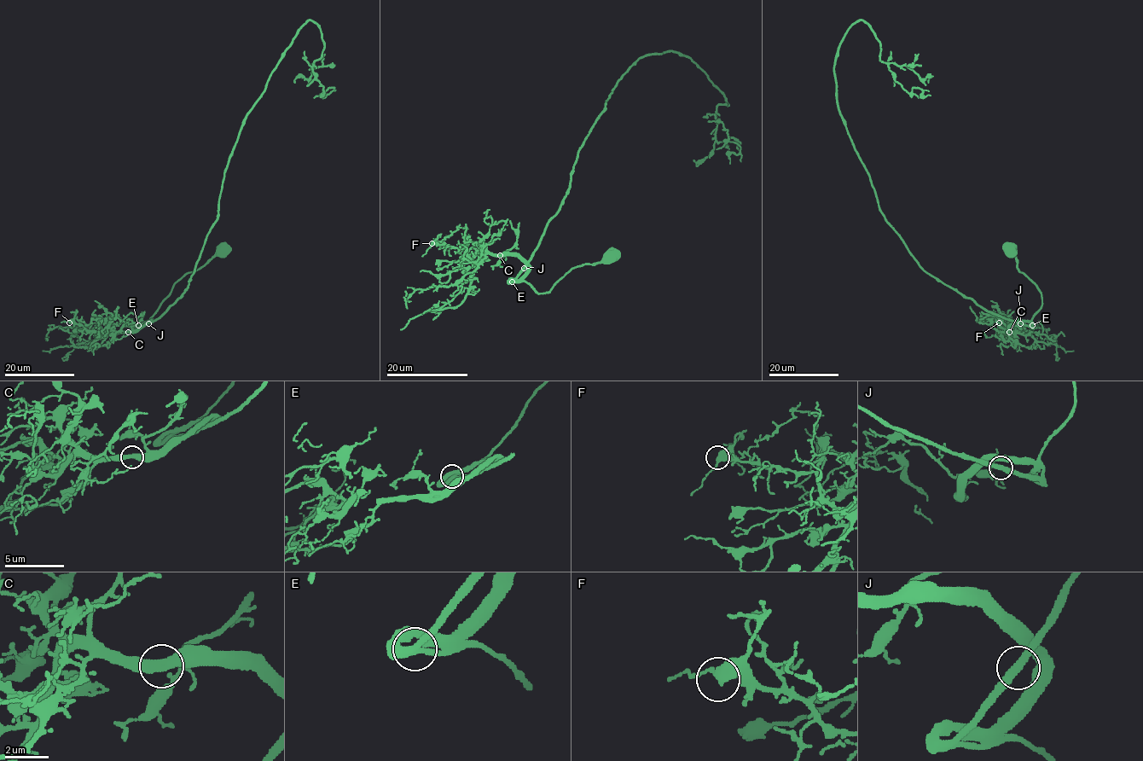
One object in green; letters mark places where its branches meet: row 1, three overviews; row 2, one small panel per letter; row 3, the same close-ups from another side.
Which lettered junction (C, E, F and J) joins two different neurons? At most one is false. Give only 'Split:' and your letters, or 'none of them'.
Split: none of them

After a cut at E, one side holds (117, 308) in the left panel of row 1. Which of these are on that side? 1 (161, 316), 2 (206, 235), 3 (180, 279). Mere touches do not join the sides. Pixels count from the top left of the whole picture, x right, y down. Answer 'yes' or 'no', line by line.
1: yes
2: yes
3: no

